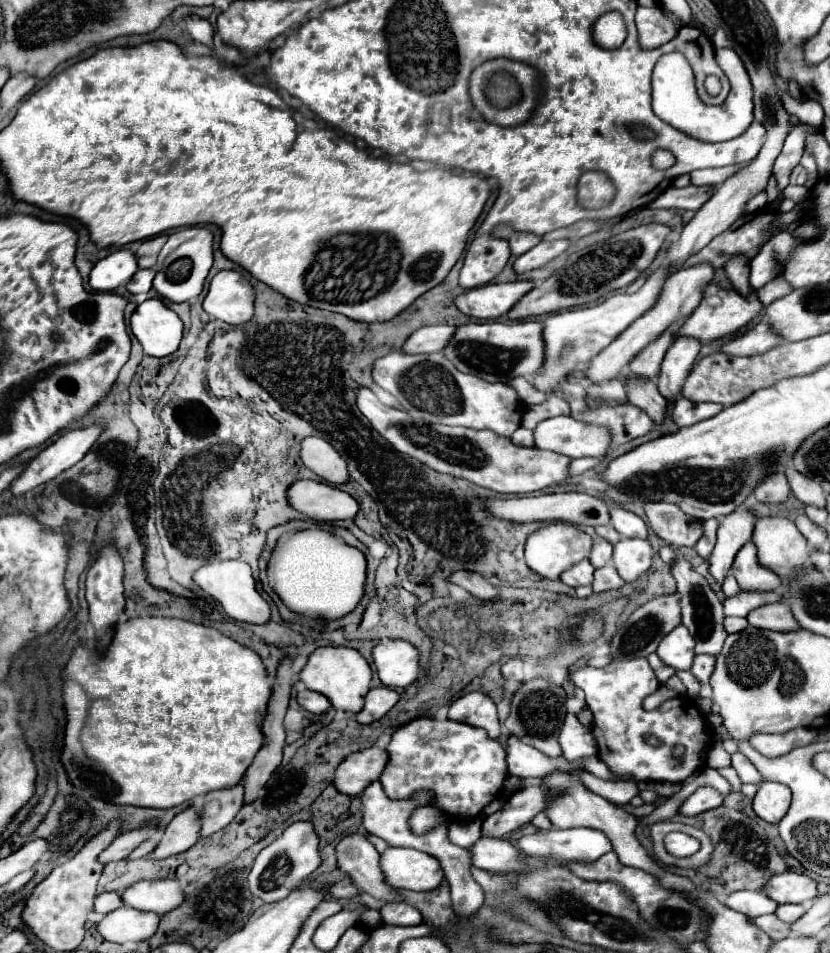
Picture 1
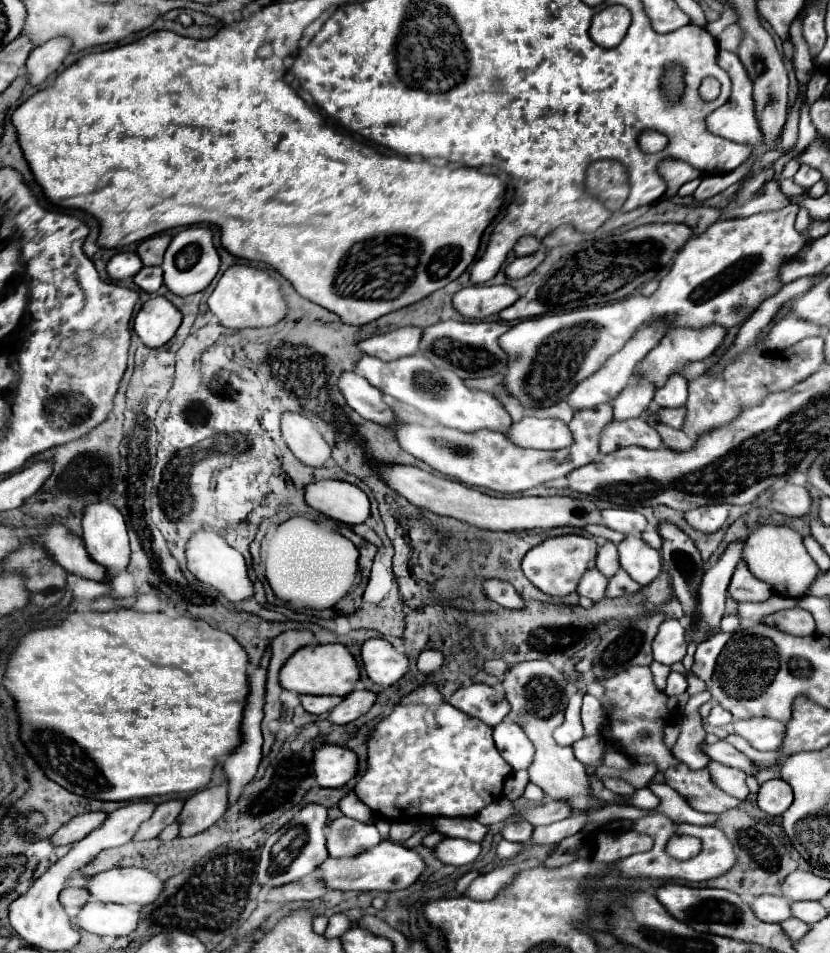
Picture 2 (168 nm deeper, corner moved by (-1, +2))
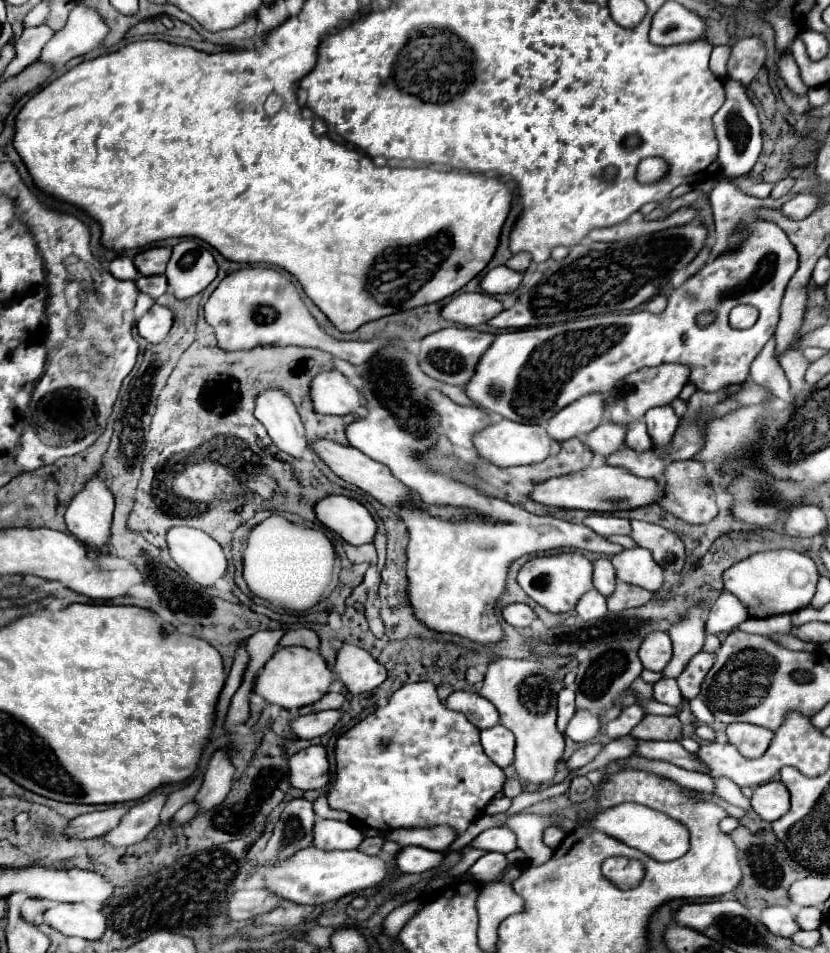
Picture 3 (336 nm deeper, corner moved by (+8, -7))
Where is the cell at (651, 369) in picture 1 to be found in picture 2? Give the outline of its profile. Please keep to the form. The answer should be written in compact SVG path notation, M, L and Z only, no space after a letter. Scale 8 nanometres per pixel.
M636 373L628 383L628 387L614 399L614 419L622 421L622 419L640 417L650 405L654 391L656 387L646 387L646 383L642 383L642 379L638 379Z

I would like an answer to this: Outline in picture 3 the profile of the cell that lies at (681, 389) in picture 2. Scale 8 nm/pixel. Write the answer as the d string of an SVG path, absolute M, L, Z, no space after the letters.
M661 406L661 408L653 408L645 414L645 424L647 424L647 432L653 440L653 448L663 448L663 446L671 444L671 438L679 426L679 418L675 416L671 406Z

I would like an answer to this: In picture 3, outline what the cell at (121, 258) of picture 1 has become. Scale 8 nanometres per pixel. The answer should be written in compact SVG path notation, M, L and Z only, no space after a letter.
M117 256L109 264L109 272L119 280L133 280L137 276L137 270L133 266L133 260L129 256Z

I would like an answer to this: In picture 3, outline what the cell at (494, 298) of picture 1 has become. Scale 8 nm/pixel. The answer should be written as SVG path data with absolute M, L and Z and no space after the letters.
M463 292L451 298L443 310L441 316L449 322L457 322L463 326L479 326L497 316L503 310L503 304L483 292Z

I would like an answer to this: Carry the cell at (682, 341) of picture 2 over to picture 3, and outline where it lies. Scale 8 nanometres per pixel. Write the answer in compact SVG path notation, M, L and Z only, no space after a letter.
M663 364L659 368L643 368L635 374L629 374L611 390L611 394L605 396L605 414L607 414L605 418L625 426L641 422L647 410L657 406L669 406L681 394L687 376L689 376L689 368L681 364Z

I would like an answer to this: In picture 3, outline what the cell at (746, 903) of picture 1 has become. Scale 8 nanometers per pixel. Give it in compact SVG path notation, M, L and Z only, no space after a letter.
M771 906L761 912L761 922L777 936L793 936L799 932L799 924L795 920L795 914L785 906Z

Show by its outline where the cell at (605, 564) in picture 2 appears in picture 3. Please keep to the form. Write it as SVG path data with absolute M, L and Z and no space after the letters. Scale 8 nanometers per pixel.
M599 558L595 564L593 564L595 572L593 572L593 582L595 582L595 588L603 594L603 596L611 596L615 586L617 586L617 576L615 576L615 568L613 564L609 562L609 558Z

